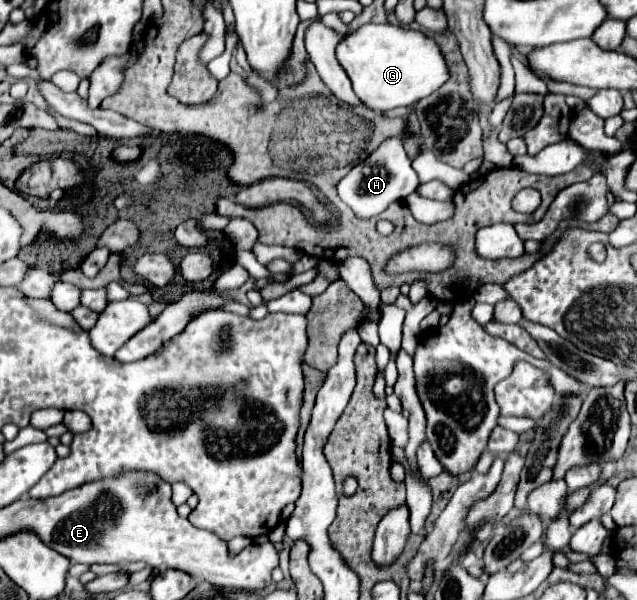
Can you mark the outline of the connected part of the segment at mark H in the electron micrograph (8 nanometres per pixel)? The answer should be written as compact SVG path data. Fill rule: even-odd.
M390 137L384 141L366 161L352 167L352 171L340 181L340 195L346 205L354 209L354 213L362 219L370 219L380 215L390 203L396 199L404 199L420 187L420 179L412 169L412 159L406 155L402 139Z

